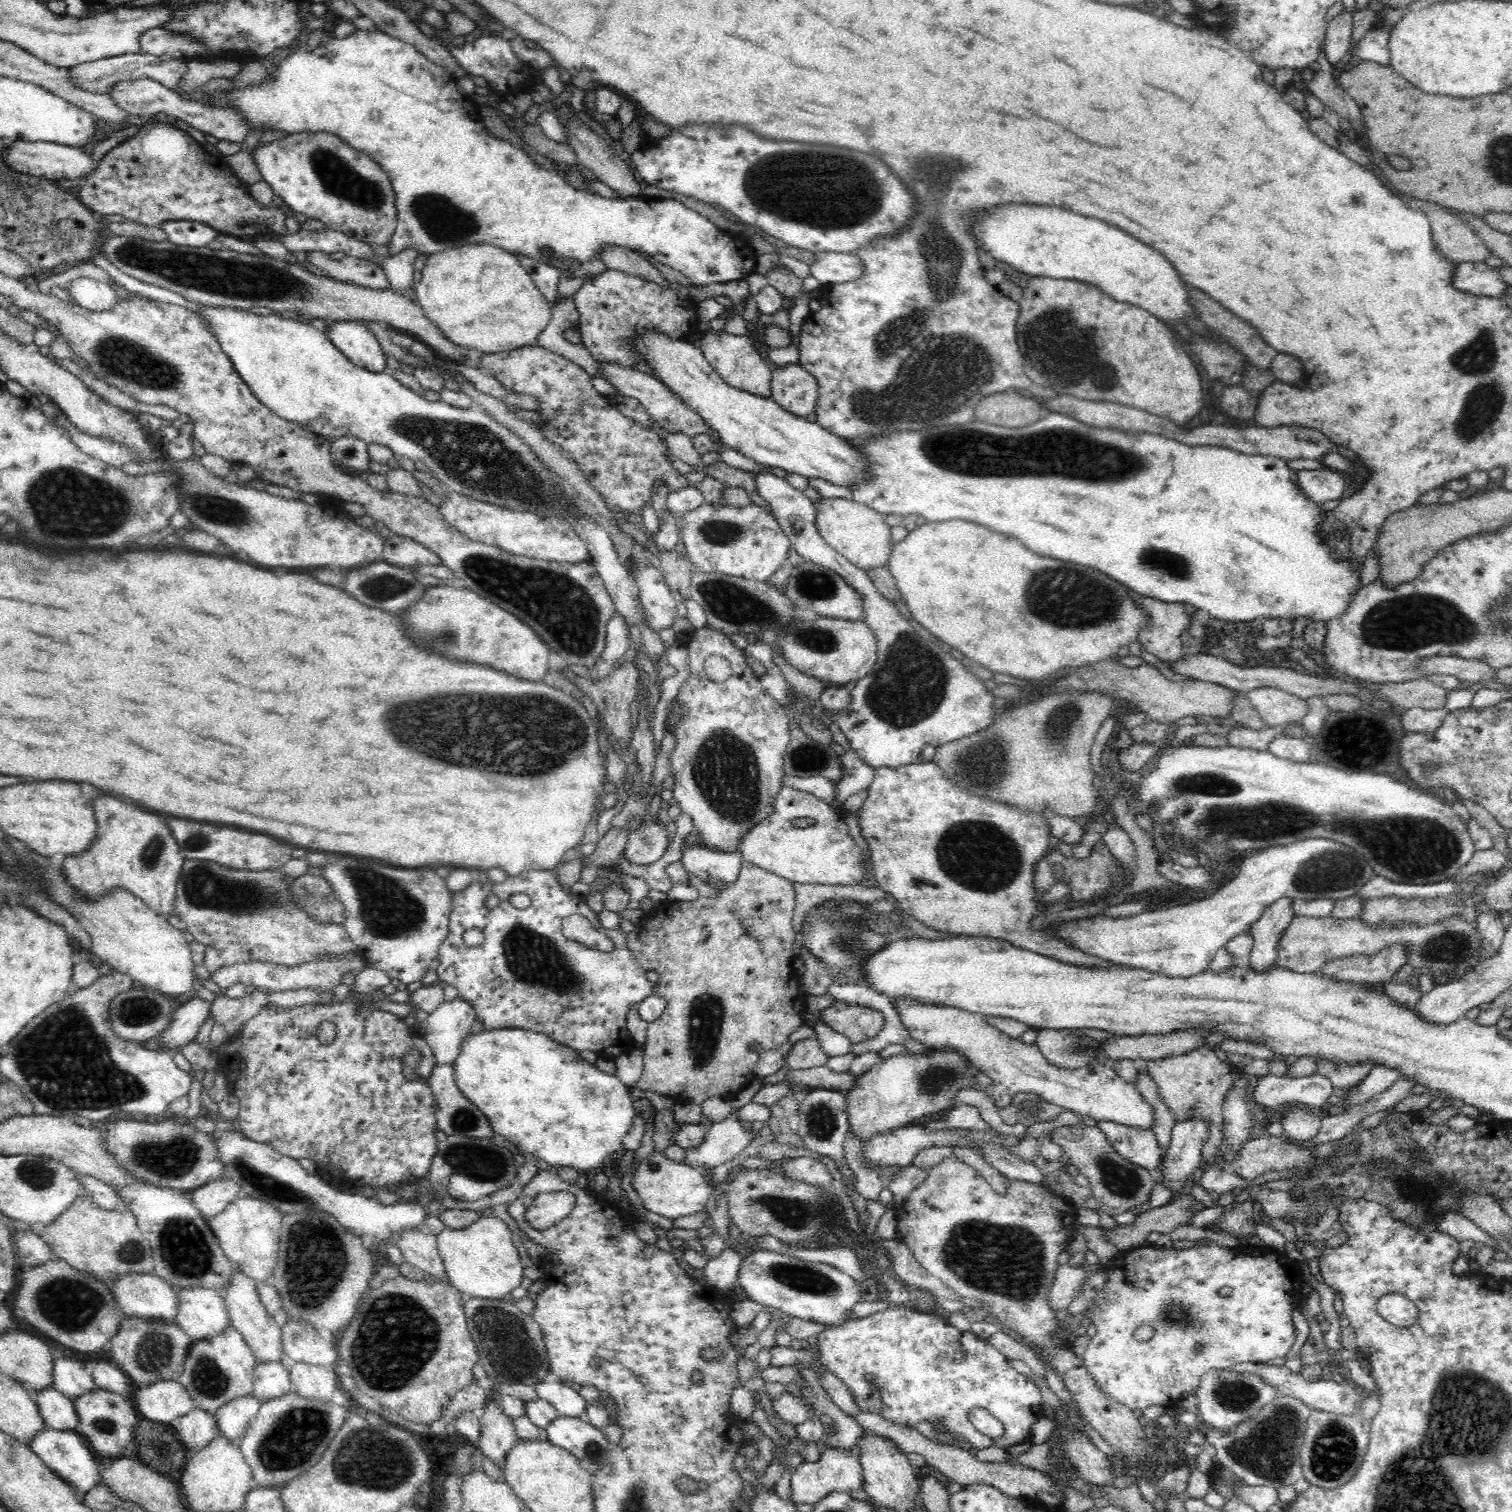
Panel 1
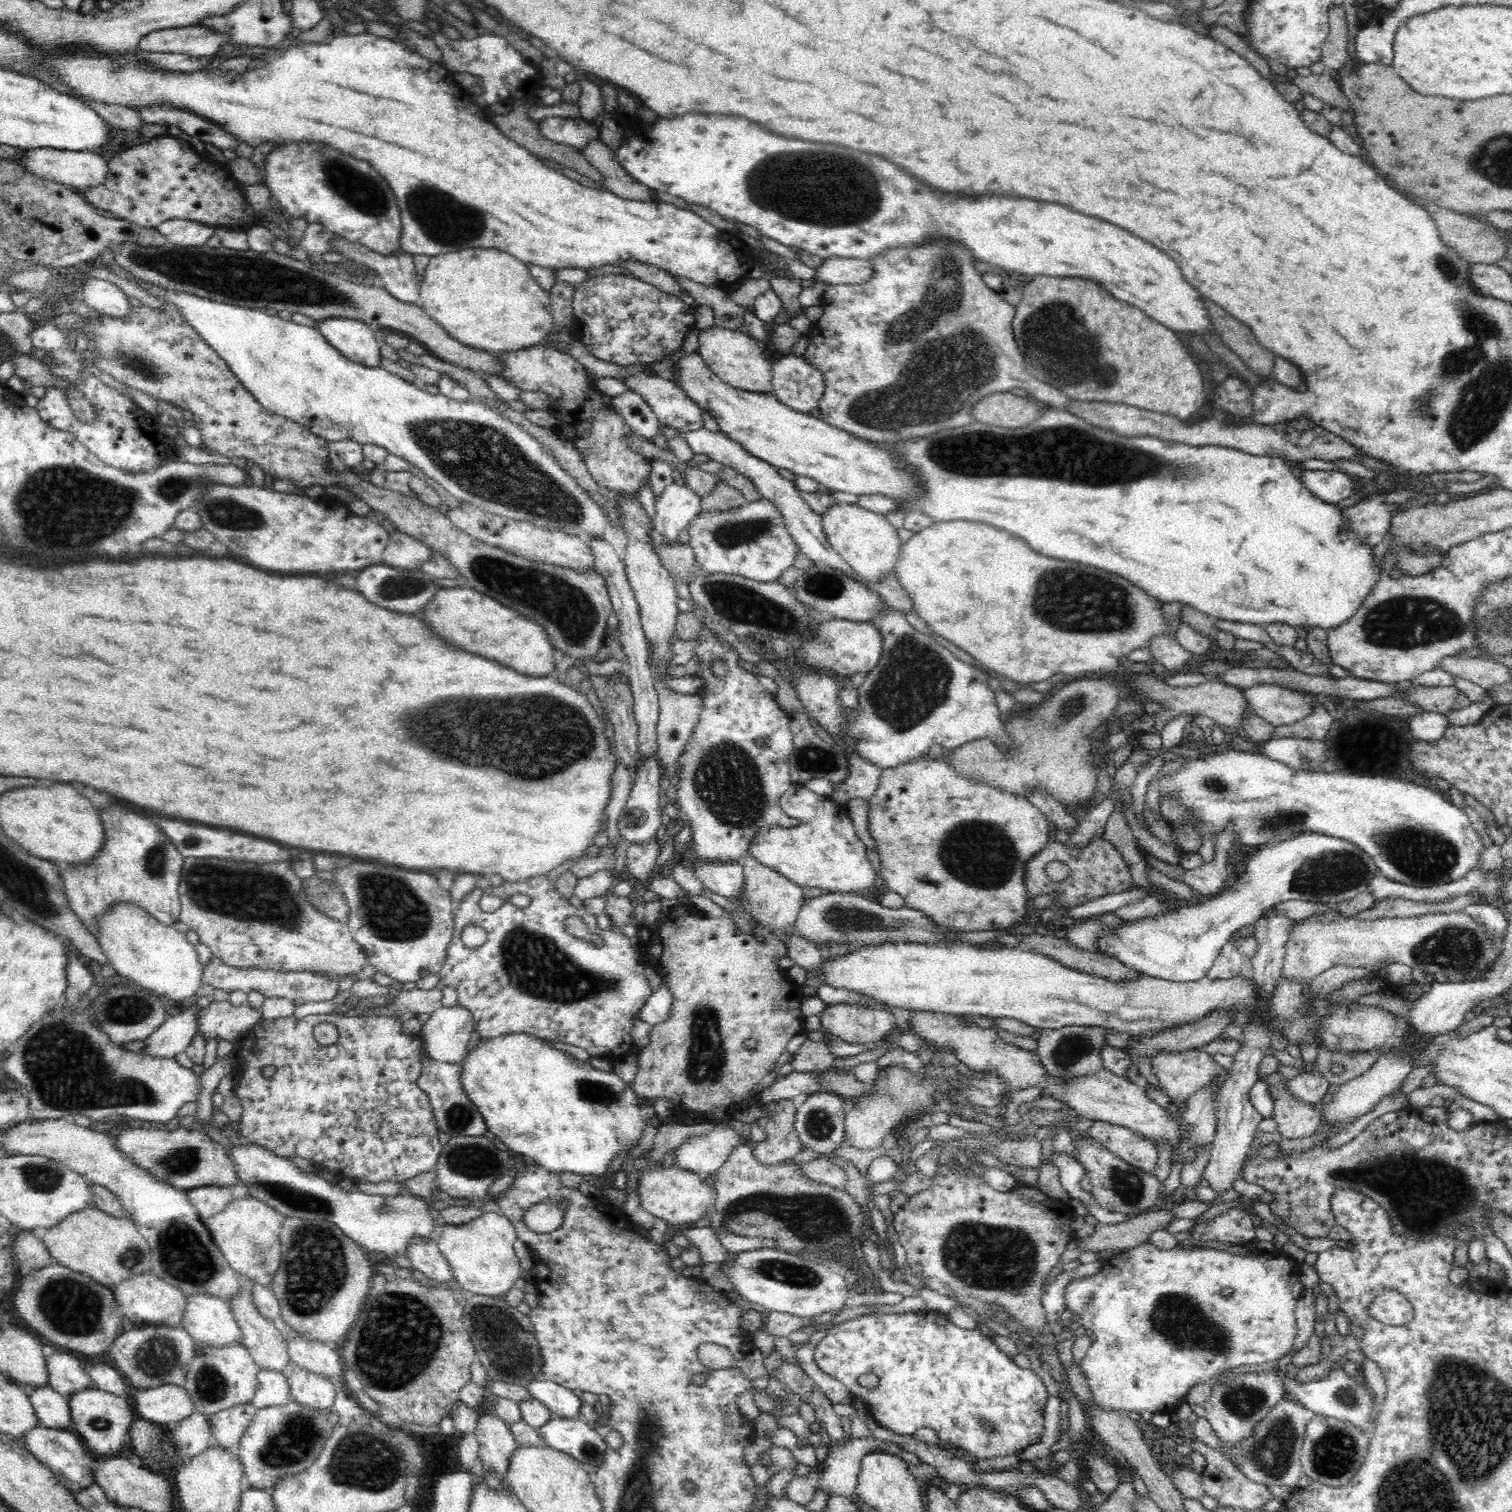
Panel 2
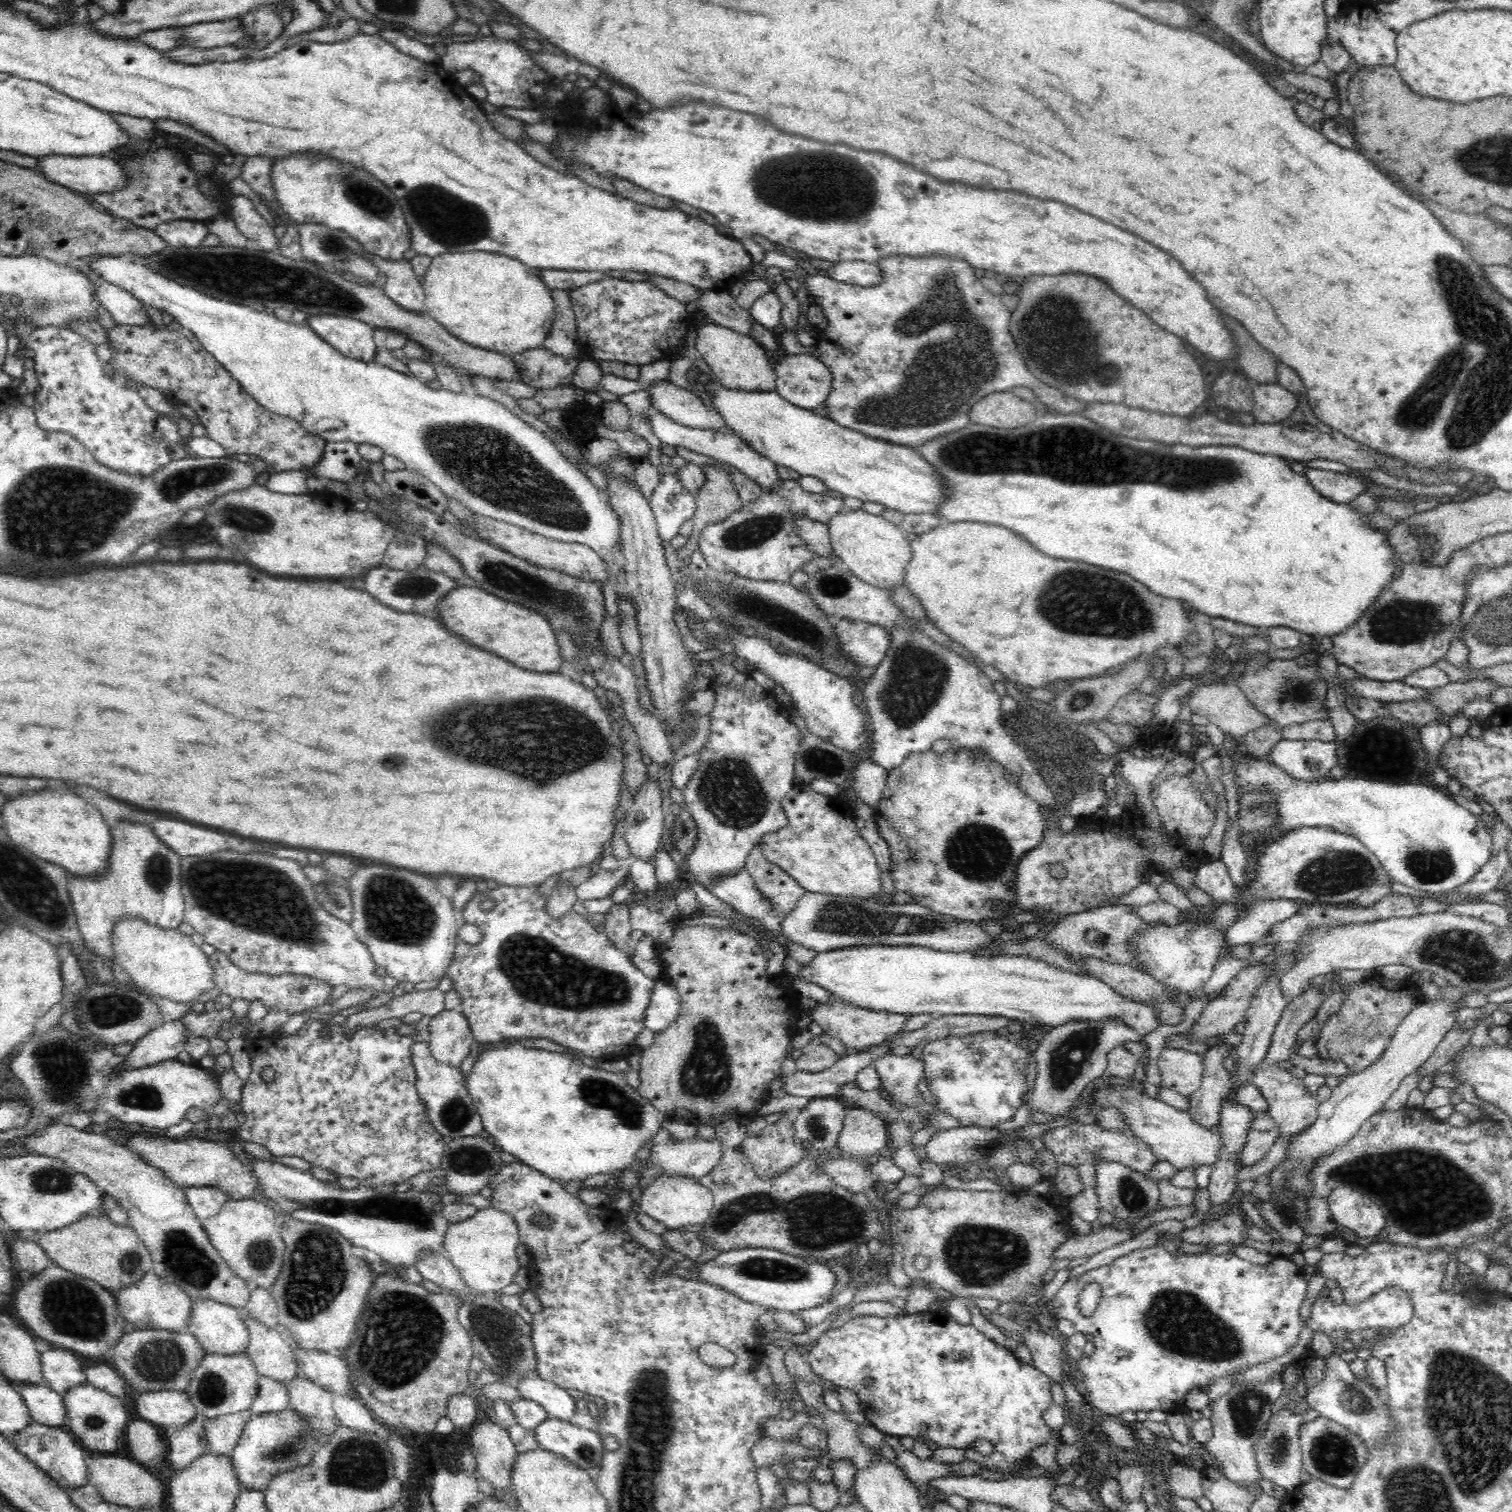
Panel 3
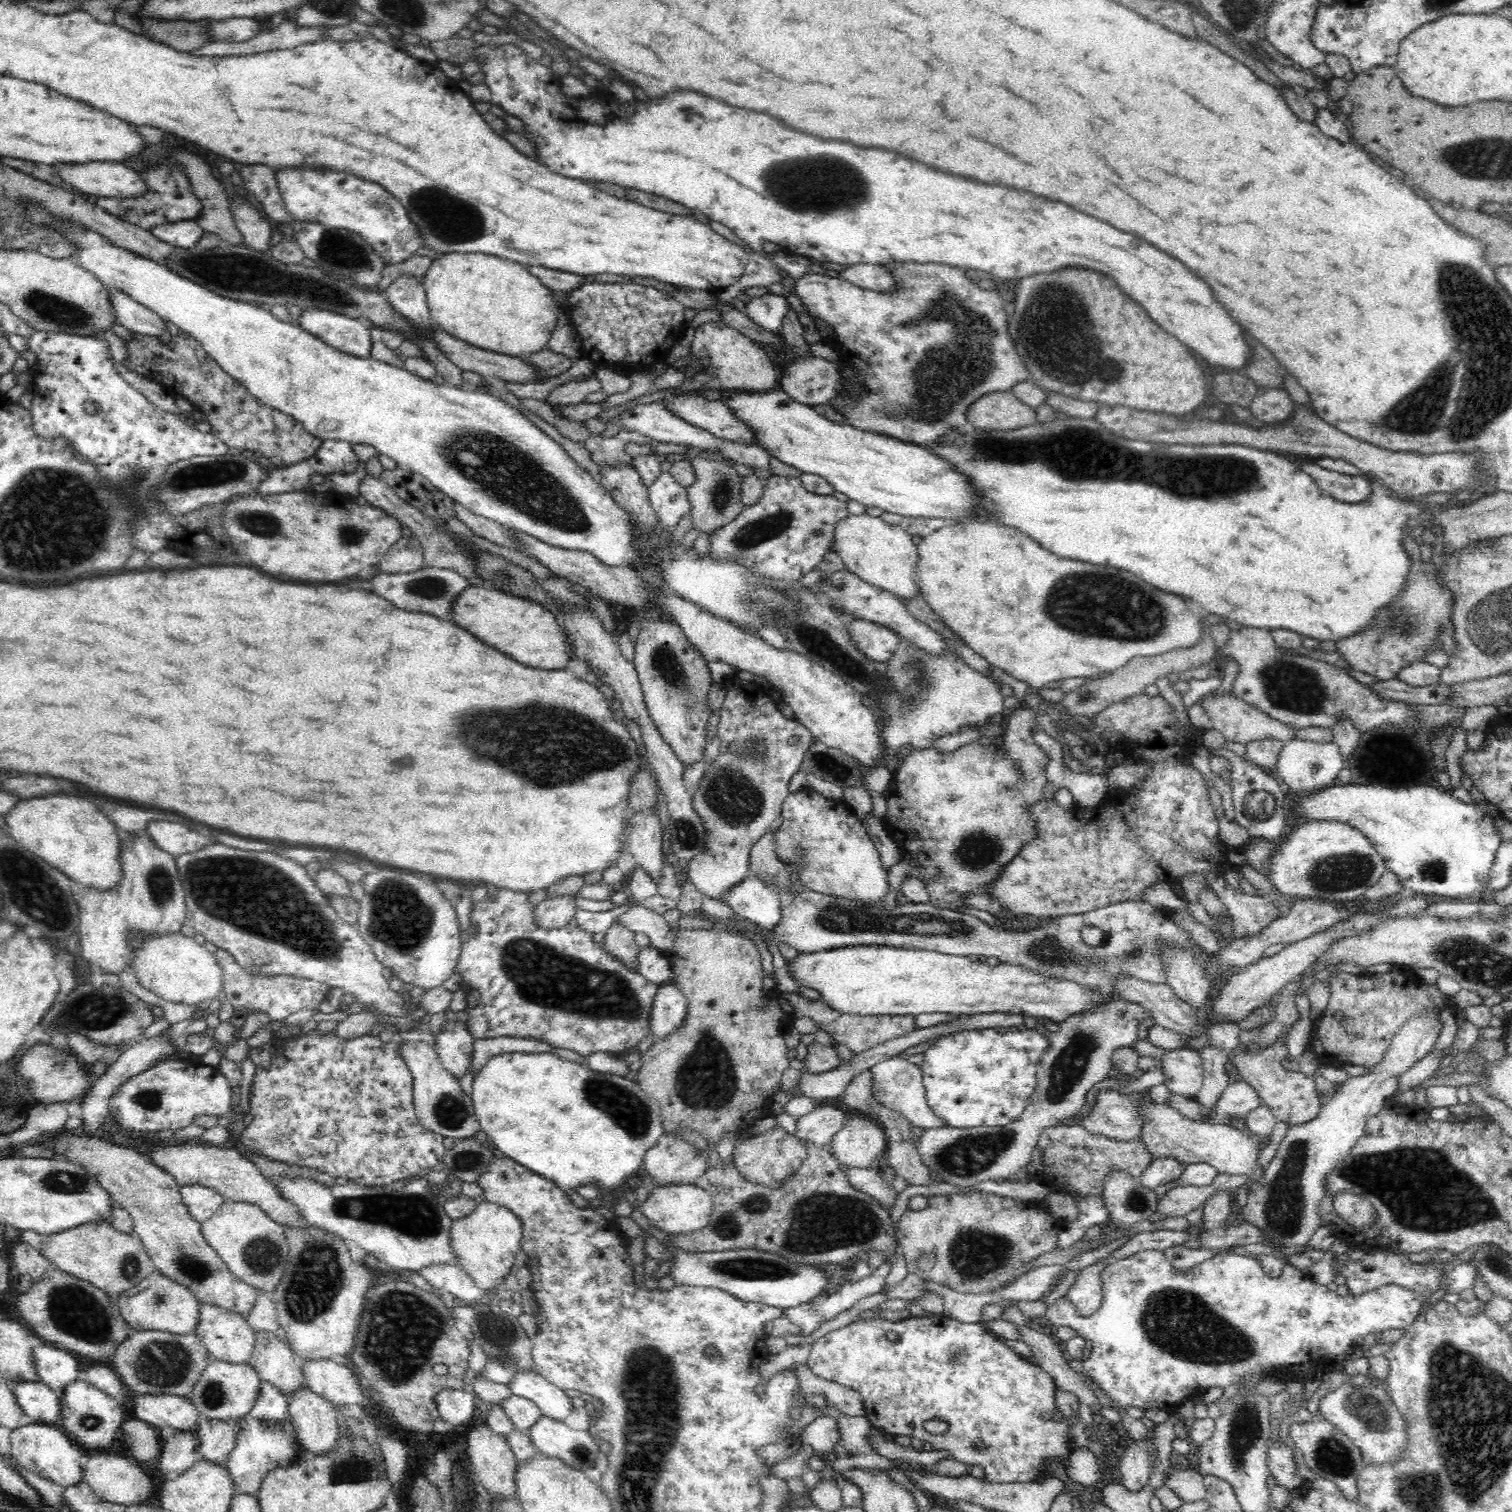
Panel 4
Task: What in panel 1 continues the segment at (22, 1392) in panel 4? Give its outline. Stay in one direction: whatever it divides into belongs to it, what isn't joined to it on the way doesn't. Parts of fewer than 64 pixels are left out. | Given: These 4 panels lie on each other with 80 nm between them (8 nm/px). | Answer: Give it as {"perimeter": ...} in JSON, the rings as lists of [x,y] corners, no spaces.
{"perimeter":[[[50,1386],[48,1389],[35,1392],[33,1397],[46,1427],[72,1431],[79,1426],[73,1399],[59,1390]]]}

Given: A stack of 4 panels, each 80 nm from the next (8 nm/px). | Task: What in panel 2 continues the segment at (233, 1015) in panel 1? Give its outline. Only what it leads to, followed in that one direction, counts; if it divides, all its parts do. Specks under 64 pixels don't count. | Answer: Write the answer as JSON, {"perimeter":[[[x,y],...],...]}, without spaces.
{"perimeter":[[[214,1000],[199,1012],[198,1032],[207,1038],[219,1036],[235,1043],[261,1022],[261,1013],[248,1002],[235,1007],[228,1000]]]}

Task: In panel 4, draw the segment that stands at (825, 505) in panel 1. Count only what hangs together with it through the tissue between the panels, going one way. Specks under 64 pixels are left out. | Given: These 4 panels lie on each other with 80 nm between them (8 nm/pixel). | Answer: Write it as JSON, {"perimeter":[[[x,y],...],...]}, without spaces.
{"perimeter":[[[858,514],[849,515],[835,528],[835,551],[846,565],[846,570],[866,582],[887,590],[901,599],[920,595],[916,583],[918,545],[900,525],[886,523],[881,517]]]}

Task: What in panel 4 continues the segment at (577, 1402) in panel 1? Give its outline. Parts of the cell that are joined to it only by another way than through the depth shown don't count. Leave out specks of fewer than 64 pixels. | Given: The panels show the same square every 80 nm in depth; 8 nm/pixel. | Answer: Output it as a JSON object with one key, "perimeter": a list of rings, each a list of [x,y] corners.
{"perimeter":[[[535,1370],[517,1371],[511,1381],[507,1383],[514,1395],[532,1401],[541,1410],[542,1417],[553,1418],[554,1420],[564,1421],[572,1412],[571,1398],[564,1393],[564,1390],[548,1382],[540,1373]]]}

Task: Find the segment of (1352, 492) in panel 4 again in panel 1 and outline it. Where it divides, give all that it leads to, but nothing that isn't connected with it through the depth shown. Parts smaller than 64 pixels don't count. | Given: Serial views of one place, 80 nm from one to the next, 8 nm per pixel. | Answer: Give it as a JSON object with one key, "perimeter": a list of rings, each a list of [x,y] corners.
{"perimeter":[[[1332,468],[1299,470],[1294,476],[1298,486],[1308,498],[1319,504],[1328,500],[1340,501],[1346,490],[1344,478]]]}

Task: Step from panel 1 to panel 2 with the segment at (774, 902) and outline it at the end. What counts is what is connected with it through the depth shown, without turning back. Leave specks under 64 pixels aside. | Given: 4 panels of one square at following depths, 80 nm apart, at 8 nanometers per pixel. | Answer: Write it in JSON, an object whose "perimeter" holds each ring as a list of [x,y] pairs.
{"perimeter":[[[746,854],[740,863],[744,866],[745,888],[740,893],[740,896],[732,898],[731,901],[741,904],[744,910],[749,912],[759,922],[757,925],[752,925],[753,930],[742,930],[736,927],[730,918],[708,917],[702,914],[703,912],[699,911],[694,904],[681,903],[679,906],[674,907],[671,912],[667,912],[666,915],[662,913],[656,924],[651,928],[652,936],[650,936],[650,942],[648,942],[646,948],[636,947],[641,956],[642,965],[653,968],[658,973],[658,976],[660,976],[662,983],[666,984],[666,987],[672,991],[674,1004],[672,1004],[670,1018],[663,1024],[652,1028],[649,1043],[640,1049],[639,1071],[636,1073],[635,1080],[631,1086],[640,1098],[648,1102],[656,1102],[660,1098],[667,1098],[672,1102],[672,1112],[676,1115],[693,1112],[695,1116],[699,1114],[701,1118],[704,1118],[703,1120],[696,1120],[696,1122],[706,1122],[706,1114],[714,1114],[716,1110],[722,1110],[722,1108],[725,1108],[728,1114],[732,1114],[731,1118],[733,1118],[734,1112],[740,1106],[744,1106],[744,1103],[757,1103],[756,1096],[758,1093],[754,1093],[754,1088],[762,1082],[764,1076],[770,1073],[770,1070],[774,1068],[774,1064],[778,1060],[778,1056],[786,1051],[786,1046],[788,1046],[790,1039],[803,1031],[807,1022],[800,1009],[800,1002],[804,998],[800,985],[790,982],[786,970],[778,969],[774,964],[777,957],[787,955],[783,938],[796,934],[794,922],[797,921],[797,916],[804,900],[805,890],[798,884],[792,883],[788,878],[785,878],[774,869],[760,863],[760,861],[750,854]]]}

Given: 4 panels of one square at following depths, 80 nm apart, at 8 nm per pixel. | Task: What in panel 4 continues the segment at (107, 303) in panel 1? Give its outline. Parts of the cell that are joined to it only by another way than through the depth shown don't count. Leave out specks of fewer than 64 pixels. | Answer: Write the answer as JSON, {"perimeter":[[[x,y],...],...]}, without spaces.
{"perimeter":[[[111,288],[111,302],[118,324],[137,336],[159,338],[167,330],[165,321],[160,315],[120,290]]]}

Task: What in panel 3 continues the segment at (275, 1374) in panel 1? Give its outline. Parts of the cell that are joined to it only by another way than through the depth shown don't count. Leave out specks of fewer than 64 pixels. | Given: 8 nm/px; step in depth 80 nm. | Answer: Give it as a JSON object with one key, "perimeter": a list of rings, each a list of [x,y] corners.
{"perimeter":[[[270,1376],[258,1378],[258,1392],[251,1406],[251,1414],[260,1416],[268,1412],[282,1412],[289,1408],[288,1386]]]}

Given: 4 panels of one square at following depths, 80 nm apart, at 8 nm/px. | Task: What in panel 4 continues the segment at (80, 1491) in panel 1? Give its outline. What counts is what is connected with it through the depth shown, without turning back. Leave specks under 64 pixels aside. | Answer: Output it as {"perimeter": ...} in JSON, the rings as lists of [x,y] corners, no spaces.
{"perimeter":[[[26,1421],[11,1432],[11,1455],[17,1463],[22,1468],[63,1487],[72,1486],[84,1480],[83,1467],[80,1464],[80,1458],[84,1453],[85,1451],[78,1443],[72,1442],[70,1435],[48,1424]]]}

